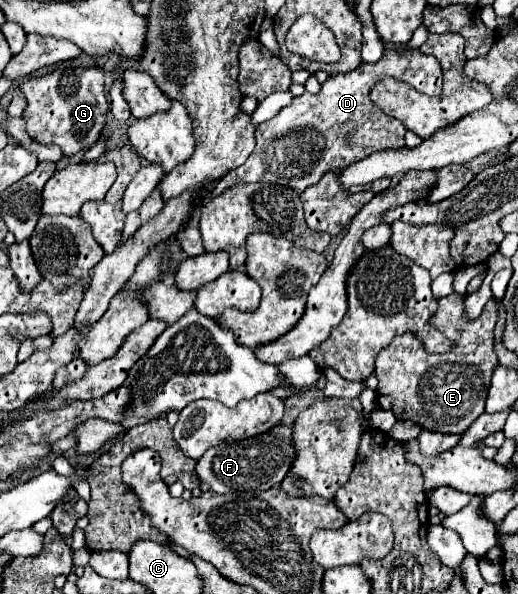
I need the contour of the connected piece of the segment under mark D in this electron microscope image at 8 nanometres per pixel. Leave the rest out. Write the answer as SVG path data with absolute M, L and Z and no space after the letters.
M413 49L413 51L385 51L385 55L377 63L361 63L351 73L339 73L339 75L329 77L321 85L321 91L317 95L309 95L305 91L303 95L295 97L291 105L281 109L273 119L257 125L255 151L249 155L249 159L241 167L229 171L223 179L219 179L209 197L219 195L219 193L223 193L225 189L229 189L233 185L255 183L255 181L289 185L289 187L293 187L295 191L301 193L307 187L315 185L323 177L323 173L329 171L329 169L345 169L345 167L349 167L349 163L357 163L357 161L369 157L373 151L385 151L385 149L403 147L405 145L403 135L407 131L403 127L403 123L395 118L388 117L369 99L371 87L383 77L403 79L405 83L409 83L411 87L415 87L417 91L421 91L425 95L441 95L441 65L437 63L435 57L423 55L417 49Z

